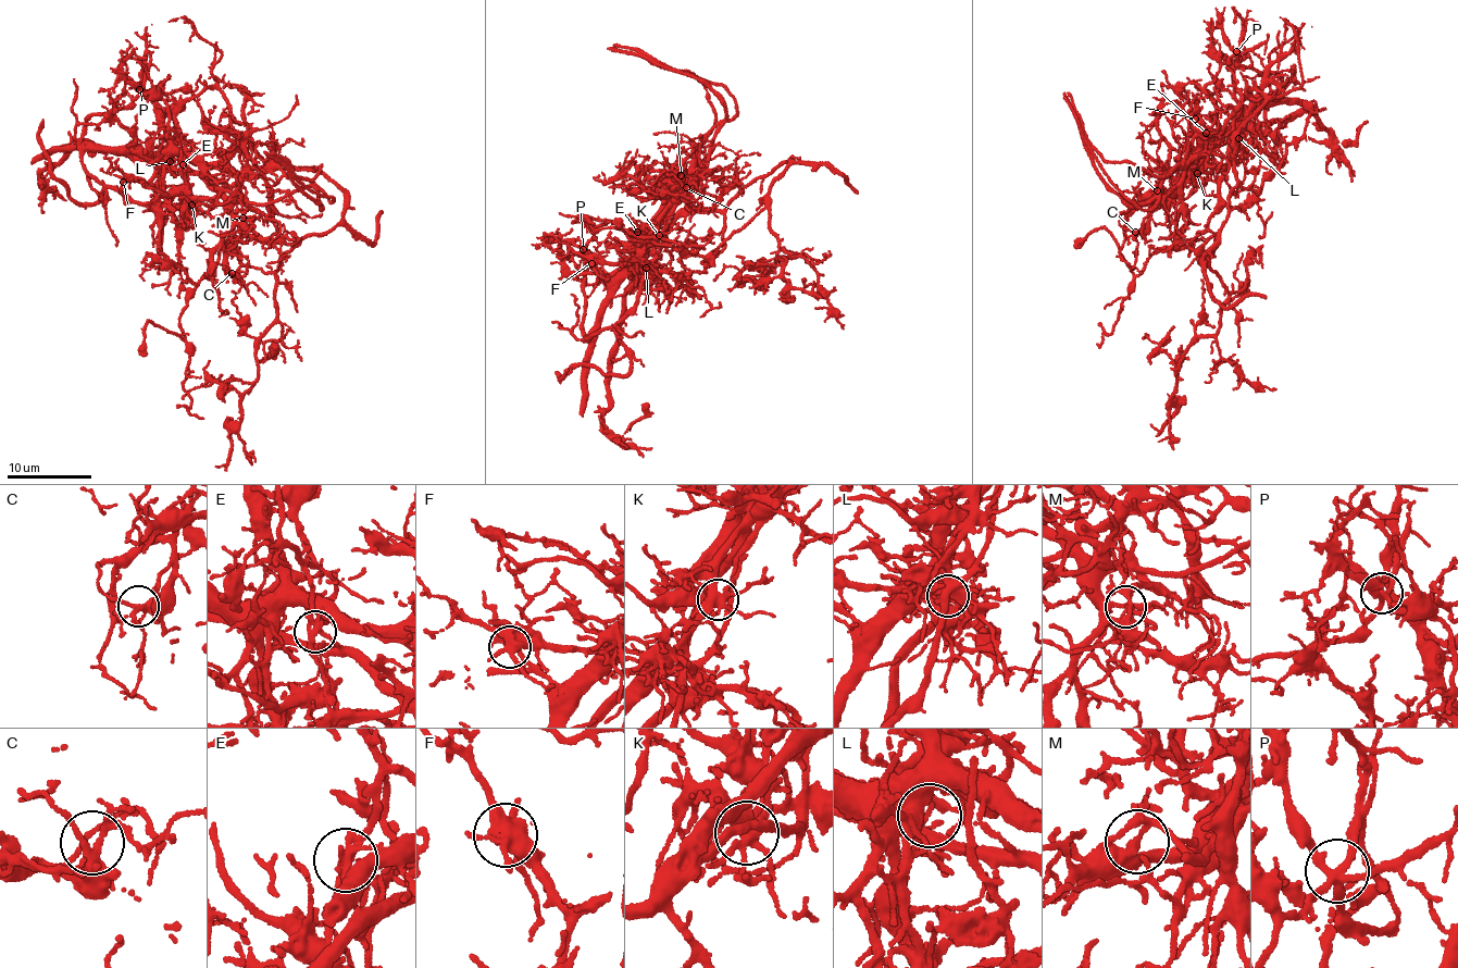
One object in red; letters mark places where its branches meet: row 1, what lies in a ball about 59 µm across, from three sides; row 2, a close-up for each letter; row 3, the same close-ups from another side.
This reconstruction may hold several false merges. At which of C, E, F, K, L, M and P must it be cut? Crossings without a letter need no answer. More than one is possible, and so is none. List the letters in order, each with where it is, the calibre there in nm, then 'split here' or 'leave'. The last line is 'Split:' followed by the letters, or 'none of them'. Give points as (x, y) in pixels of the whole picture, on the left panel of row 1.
C: place (232, 273); calibre 320 nm; leave
E: place (183, 164); calibre 240 nm; split here
F: place (123, 182); calibre 400 nm; leave
K: place (191, 205); calibre 440 nm; split here
L: place (170, 161); calibre 160 nm; split here
M: place (242, 218); calibre 280 nm; split here
P: place (139, 89); calibre 280 nm; split here
Split: E, K, L, M, P

